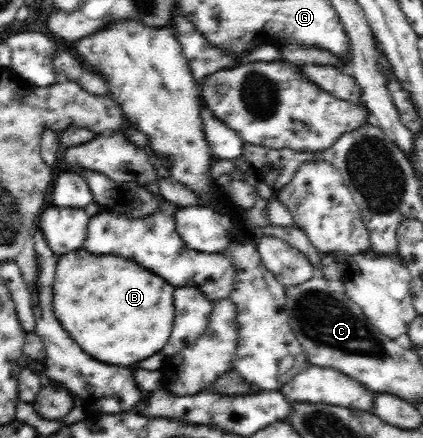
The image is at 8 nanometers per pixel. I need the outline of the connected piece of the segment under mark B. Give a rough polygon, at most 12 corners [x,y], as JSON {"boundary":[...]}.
{"boundary":[[58,256],[53,311],[107,365],[159,353],[175,287],[139,263]]}

